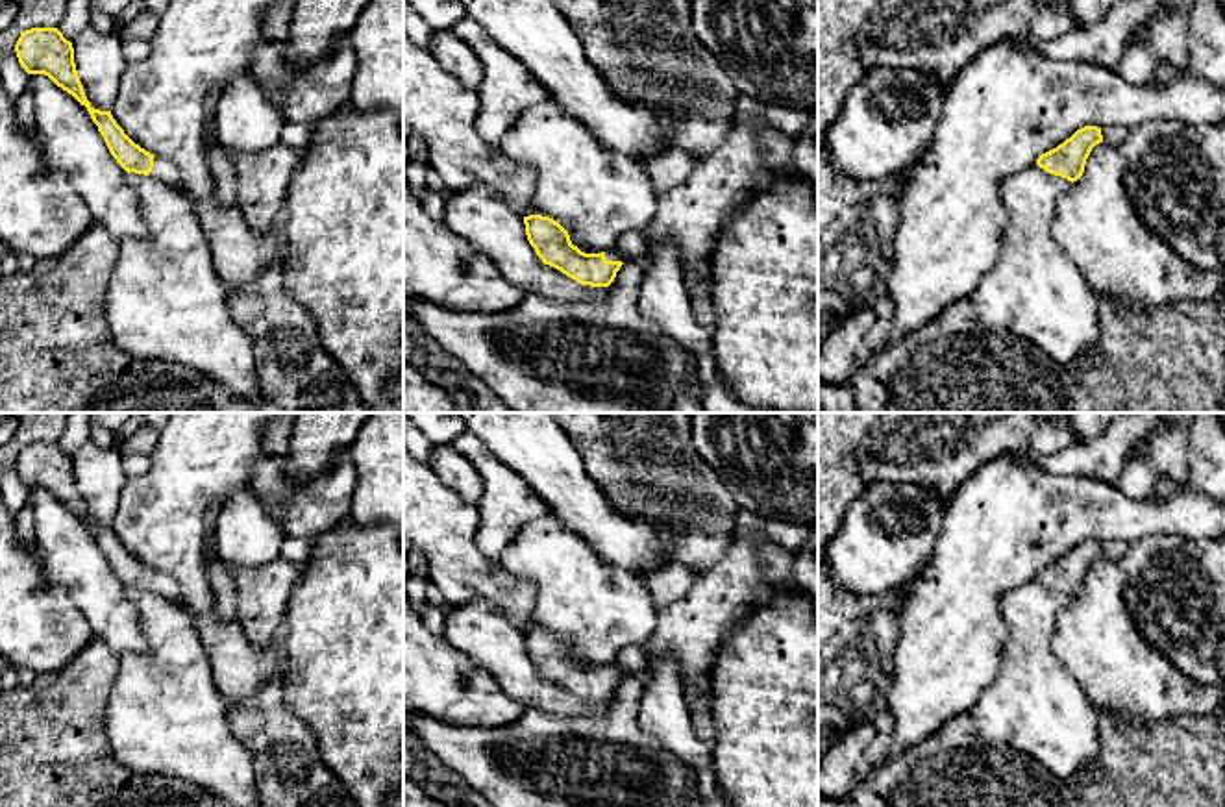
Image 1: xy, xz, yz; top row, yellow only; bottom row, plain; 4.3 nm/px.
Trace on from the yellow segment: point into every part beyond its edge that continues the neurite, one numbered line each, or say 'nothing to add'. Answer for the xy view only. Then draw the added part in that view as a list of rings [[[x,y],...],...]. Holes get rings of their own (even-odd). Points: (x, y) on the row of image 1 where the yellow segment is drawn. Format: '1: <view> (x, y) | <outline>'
1: xy (163, 169) | [[[161,155],[154,157],[154,168],[148,176],[157,178],[165,181],[167,185],[183,192],[183,180],[181,180],[179,168],[172,161]]]

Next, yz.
nothing to add

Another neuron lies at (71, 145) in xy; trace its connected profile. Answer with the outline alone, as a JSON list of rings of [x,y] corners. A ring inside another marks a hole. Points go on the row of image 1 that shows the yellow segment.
[[[28,74],[26,89],[33,94],[33,131],[46,172],[63,176],[117,241],[146,237],[141,200],[87,107],[44,74]]]

